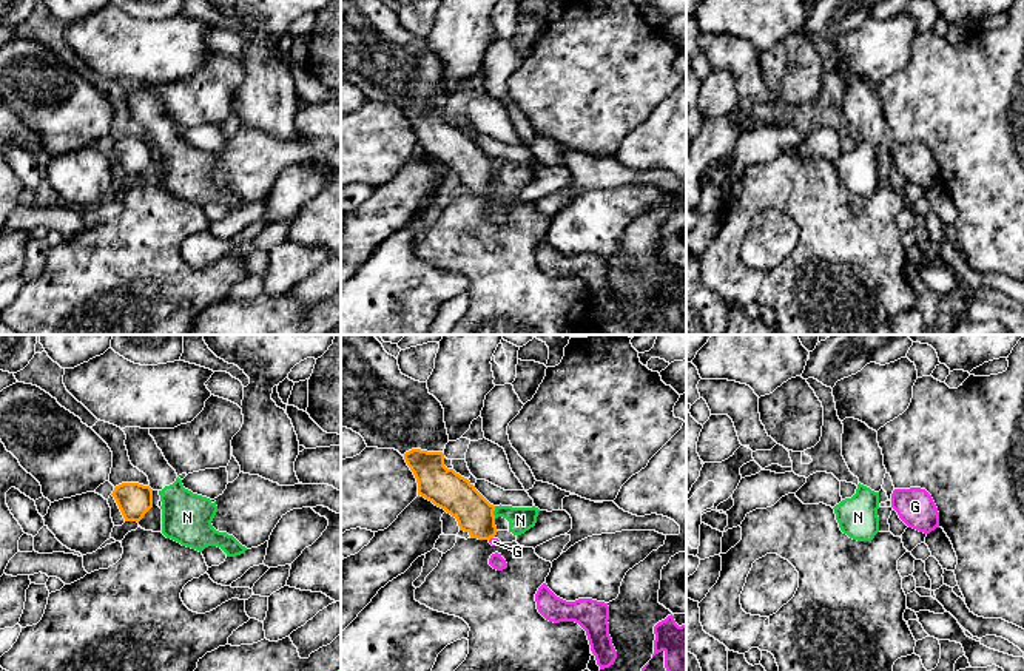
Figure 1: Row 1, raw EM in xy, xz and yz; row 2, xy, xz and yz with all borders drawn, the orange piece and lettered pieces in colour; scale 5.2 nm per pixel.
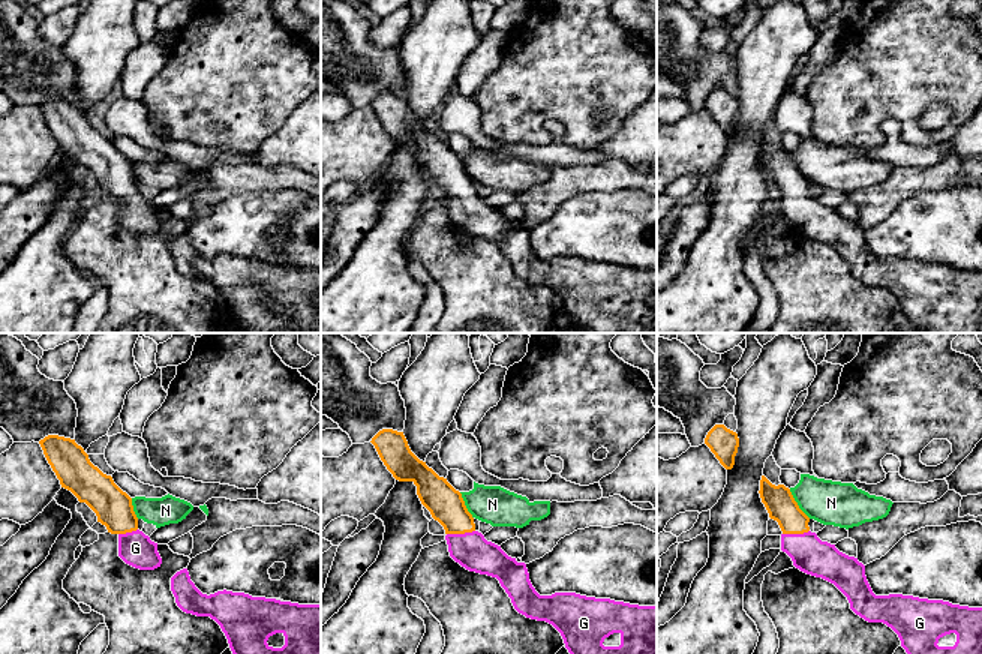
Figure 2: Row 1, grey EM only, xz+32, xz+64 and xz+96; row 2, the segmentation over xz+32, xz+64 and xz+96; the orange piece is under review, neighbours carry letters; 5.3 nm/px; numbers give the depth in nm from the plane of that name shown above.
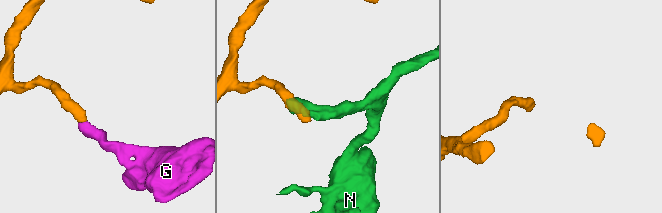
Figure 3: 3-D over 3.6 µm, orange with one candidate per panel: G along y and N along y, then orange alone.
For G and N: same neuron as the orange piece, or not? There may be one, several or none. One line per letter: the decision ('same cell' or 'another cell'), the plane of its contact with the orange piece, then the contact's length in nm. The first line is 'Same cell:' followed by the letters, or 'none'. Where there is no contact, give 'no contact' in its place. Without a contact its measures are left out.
Same cell: G
G: same cell | xz | 30 nm
N: another cell | xz | 60 nm

